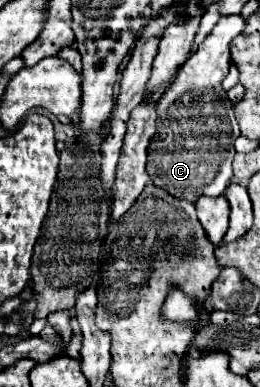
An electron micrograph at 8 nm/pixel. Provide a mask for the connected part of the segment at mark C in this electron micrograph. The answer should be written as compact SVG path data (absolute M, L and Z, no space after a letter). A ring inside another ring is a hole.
M226 16L222 18L210 36L198 46L198 50L186 60L186 64L178 70L174 84L164 92L164 96L156 102L158 124L168 124L166 142L162 136L152 138L148 148L146 172L150 180L166 188L172 196L186 198L194 202L200 196L222 196L232 178L232 158L236 154L234 140L240 136L238 120L234 116L234 106L222 90L222 80L228 74L230 62L230 42L234 36L242 34L244 18L242 16Z

